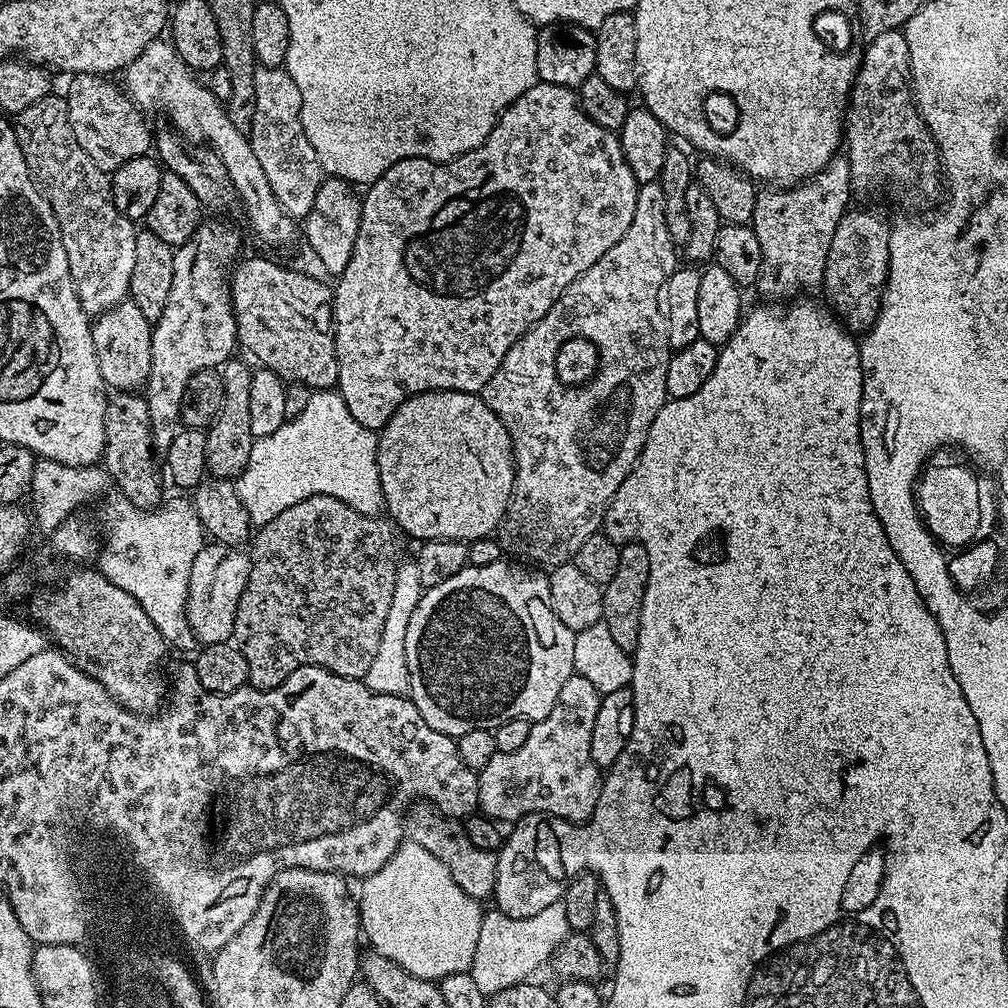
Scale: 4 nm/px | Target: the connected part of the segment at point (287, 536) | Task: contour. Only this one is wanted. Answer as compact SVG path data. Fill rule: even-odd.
M311 496L294 506L290 510L282 510L278 518L266 522L255 533L256 549L251 549L250 559L252 569L250 578L246 578L246 590L242 590L242 598L238 598L238 614L234 614L234 630L232 640L234 647L240 651L242 658L246 658L248 667L248 684L258 689L277 688L294 670L302 666L318 666L330 670L339 676L348 676L352 680L363 678L366 670L370 670L370 662L378 654L378 645L382 642L382 626L386 626L386 614L390 612L392 595L394 594L394 582L396 581L396 536L393 525L387 519L379 515L367 516L342 502L338 498L329 496Z

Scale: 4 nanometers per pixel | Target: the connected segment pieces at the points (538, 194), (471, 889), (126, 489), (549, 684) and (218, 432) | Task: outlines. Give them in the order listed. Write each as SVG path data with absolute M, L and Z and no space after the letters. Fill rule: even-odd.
M538 82L526 90L496 120L486 142L456 160L437 162L426 158L406 158L394 162L386 174L382 174L373 184L367 185L360 202L360 225L358 238L354 238L354 250L346 270L335 281L332 298L332 319L336 329L336 357L338 358L338 391L346 402L346 410L354 414L362 426L379 430L390 422L390 418L412 396L423 392L474 392L483 393L486 382L494 378L494 370L502 366L506 350L526 334L534 322L538 322L558 302L560 295L618 238L630 230L630 221L634 218L636 189L638 185L626 158L617 133L598 126L583 112L578 96L566 86L554 86Z
M416 802L409 807L402 828L411 843L430 850L430 854L434 854L434 858L438 858L438 862L442 862L442 866L450 870L450 878L454 878L454 882L458 882L458 886L462 886L462 890L470 894L470 898L484 902L492 896L497 853L478 850L478 846L474 846L470 838L466 838L459 819L445 816L427 802Z
M116 392L109 395L104 421L106 422L106 442L102 464L111 483L133 507L145 510L157 507L162 500L160 497L162 472L158 467L157 457L156 460L152 457L154 445L147 399L136 392ZM156 464L158 469L156 469Z
M500 559L492 565L466 567L454 578L446 578L446 582L438 582L433 588L425 588L414 614L410 614L410 626L406 626L406 670L410 674L407 695L418 706L426 726L438 730L442 734L458 738L470 730L491 728L495 730L502 722L510 722L514 718L537 721L546 718L550 710L554 710L554 702L558 702L558 694L566 683L566 678L574 675L574 638L576 633L562 626L562 618L554 614L552 609L552 585L549 577L532 568L523 568L523 563L507 564L507 559Z
M237 358L224 361L219 369L222 378L222 410L214 418L214 422L206 430L206 462L208 472L215 479L235 481L236 477L246 470L246 462L250 462L250 450L254 439L250 430L250 382L253 369L247 368Z

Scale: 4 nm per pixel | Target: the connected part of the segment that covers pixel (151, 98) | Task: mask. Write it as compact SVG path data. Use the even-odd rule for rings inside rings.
M161 38L146 46L146 50L142 50L142 54L138 54L138 58L134 58L134 62L130 62L128 67L123 69L123 76L122 87L137 108L141 110L153 108L156 112L165 112L169 122L172 123L169 125L181 136L211 148L218 154L218 158L222 158L222 166L226 166L226 174L230 174L230 182L234 186L239 203L241 205L244 203L244 216L252 223L252 228L262 243L269 244L272 248L284 248L287 244L294 243L296 236L298 240L297 221L293 220L290 214L286 214L286 210L282 210L282 206L274 198L274 190L270 190L270 182L266 182L266 174L254 154L247 135L239 132L234 122L230 122L227 107L214 96L209 85L203 79L197 78L192 69L186 66L186 62L182 62L171 42Z

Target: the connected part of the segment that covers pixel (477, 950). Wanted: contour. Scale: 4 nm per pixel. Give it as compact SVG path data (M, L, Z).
M557 902L530 914L530 918L510 918L499 910L485 911L482 930L478 930L478 946L474 946L474 962L470 969L478 990L486 997L506 990L515 984L523 984L540 967L547 965L556 952L556 947L570 934L566 922L566 906Z

